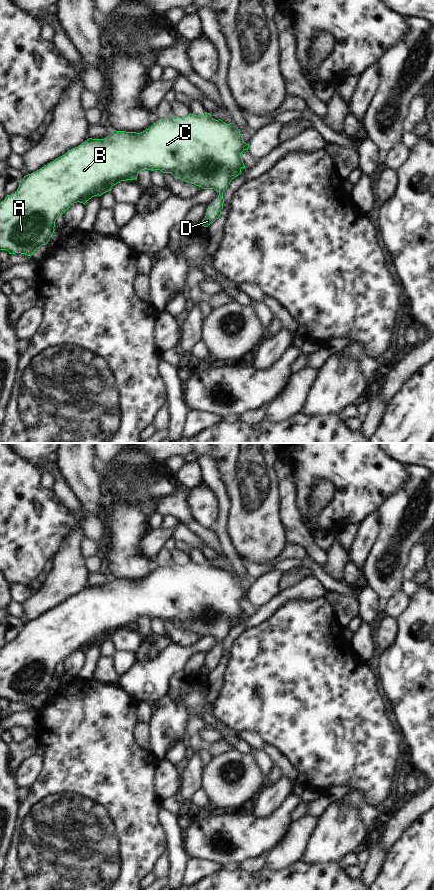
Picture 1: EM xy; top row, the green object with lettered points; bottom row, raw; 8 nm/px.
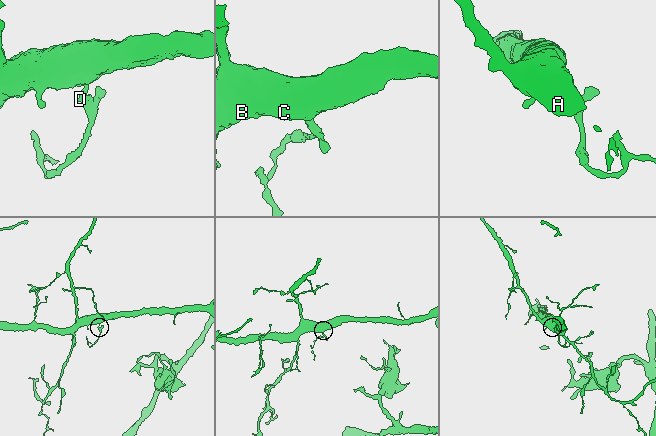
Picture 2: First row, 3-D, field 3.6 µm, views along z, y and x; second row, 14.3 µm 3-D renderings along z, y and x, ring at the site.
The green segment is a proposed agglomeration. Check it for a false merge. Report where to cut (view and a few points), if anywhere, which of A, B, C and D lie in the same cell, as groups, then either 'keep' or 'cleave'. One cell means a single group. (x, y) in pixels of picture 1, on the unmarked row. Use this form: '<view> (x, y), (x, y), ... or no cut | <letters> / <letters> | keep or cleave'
no cut | A B C D | keep

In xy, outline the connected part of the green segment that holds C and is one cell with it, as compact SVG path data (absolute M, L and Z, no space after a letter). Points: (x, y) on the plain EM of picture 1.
M207 560L202 564L190 561L184 566L174 563L170 566L160 566L140 581L114 578L104 587L89 586L41 617L24 624L17 639L7 643L0 651L0 698L7 698L9 702L21 701L31 704L36 697L48 691L54 681L56 667L71 653L77 650L85 652L92 645L111 639L111 636L121 629L137 627L138 621L143 617L171 621L175 626L203 637L216 638L219 643L208 654L207 662L201 671L202 674L208 675L221 662L223 640L231 628L241 622L241 617L245 616L241 601L248 596L249 591L244 590L240 578L233 570L227 572L221 567L215 568Z

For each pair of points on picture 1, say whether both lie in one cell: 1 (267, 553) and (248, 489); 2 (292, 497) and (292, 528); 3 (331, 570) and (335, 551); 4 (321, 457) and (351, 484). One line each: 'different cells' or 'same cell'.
1: same cell
2: same cell
3: same cell
4: same cell

